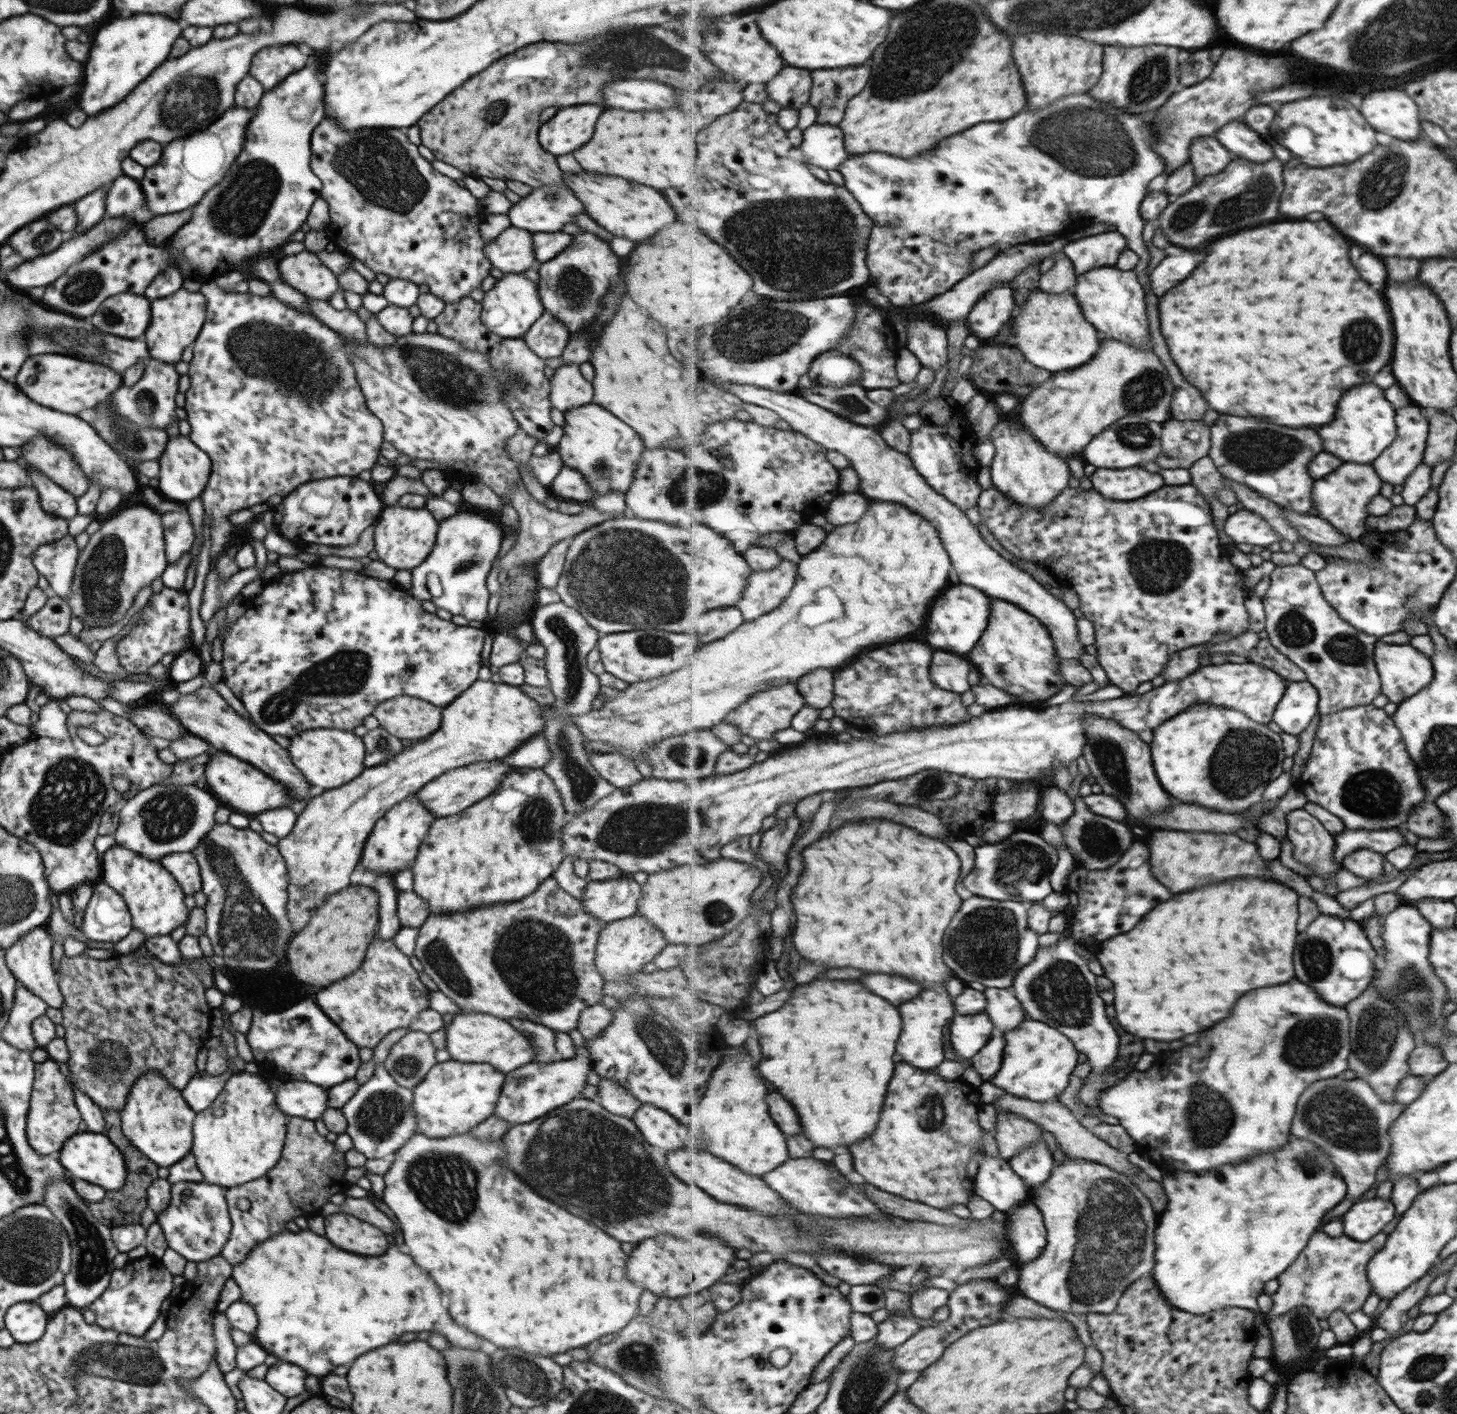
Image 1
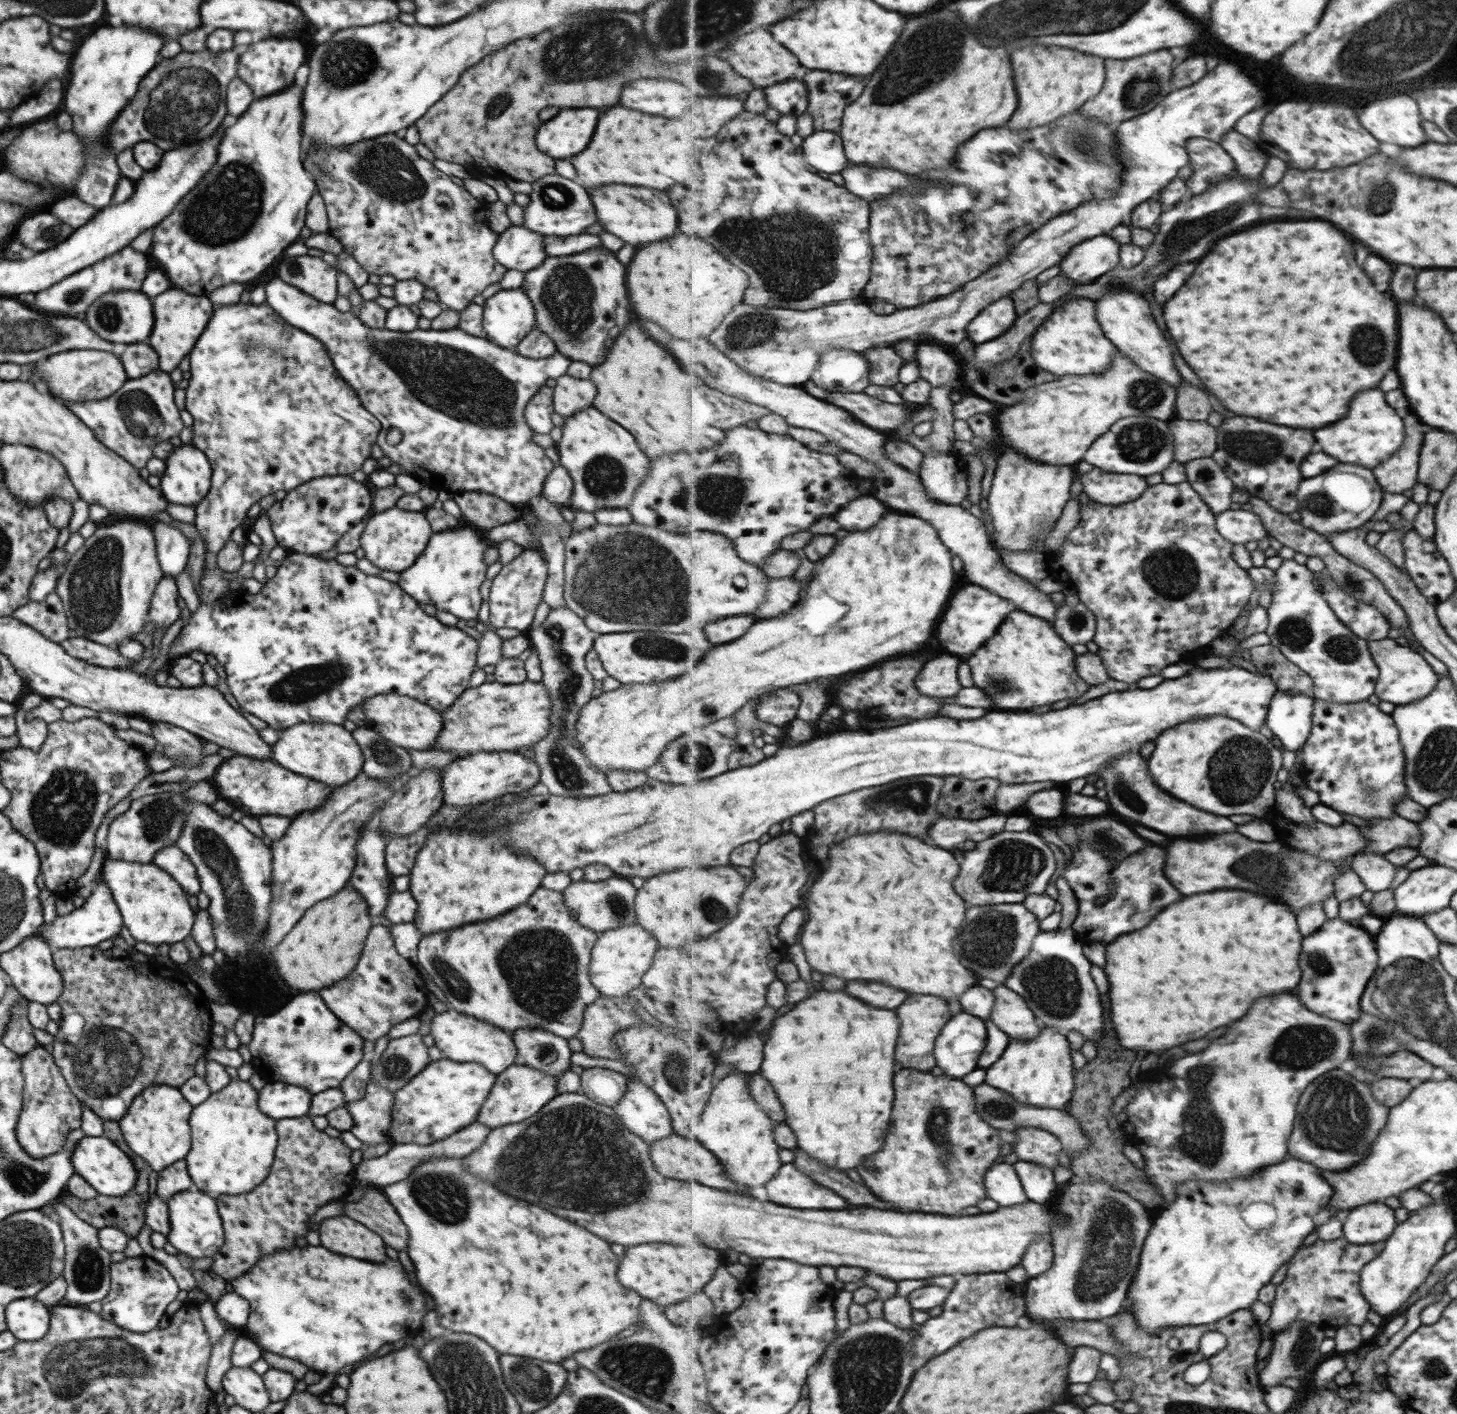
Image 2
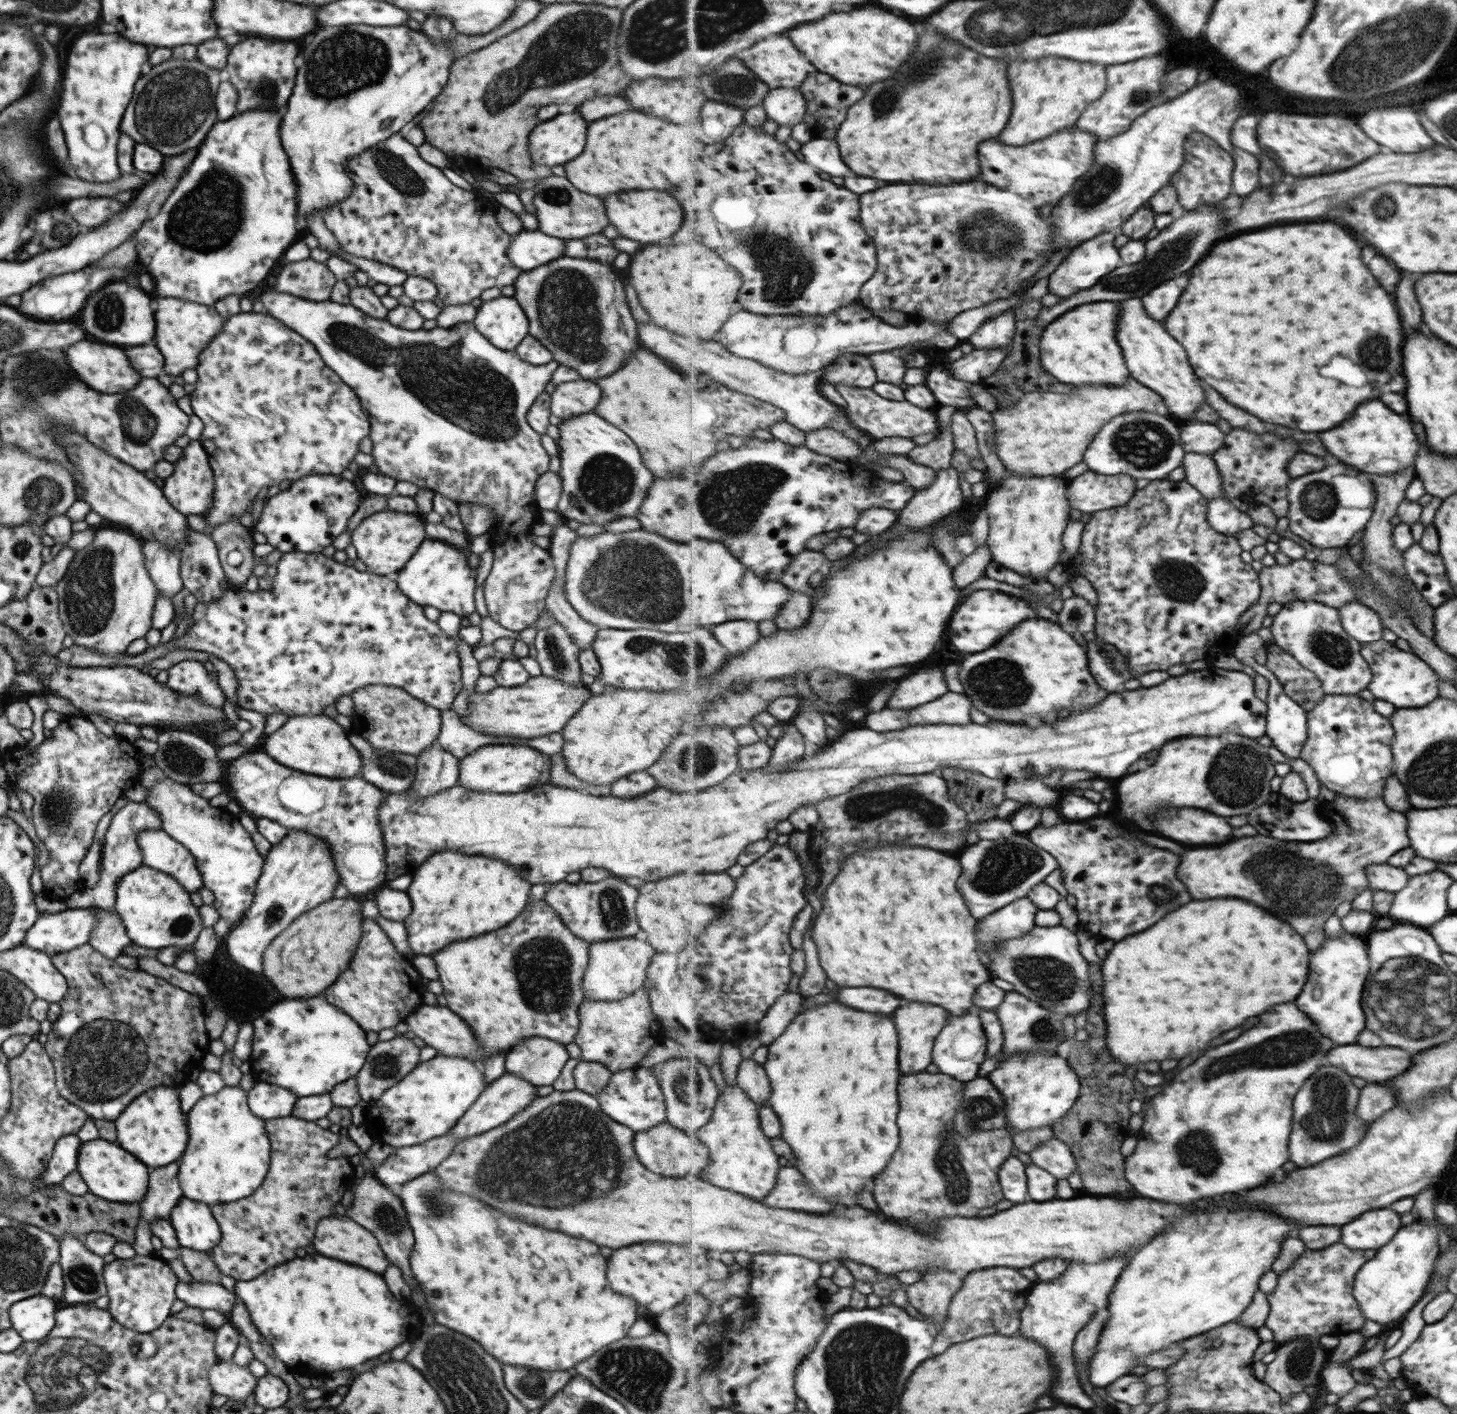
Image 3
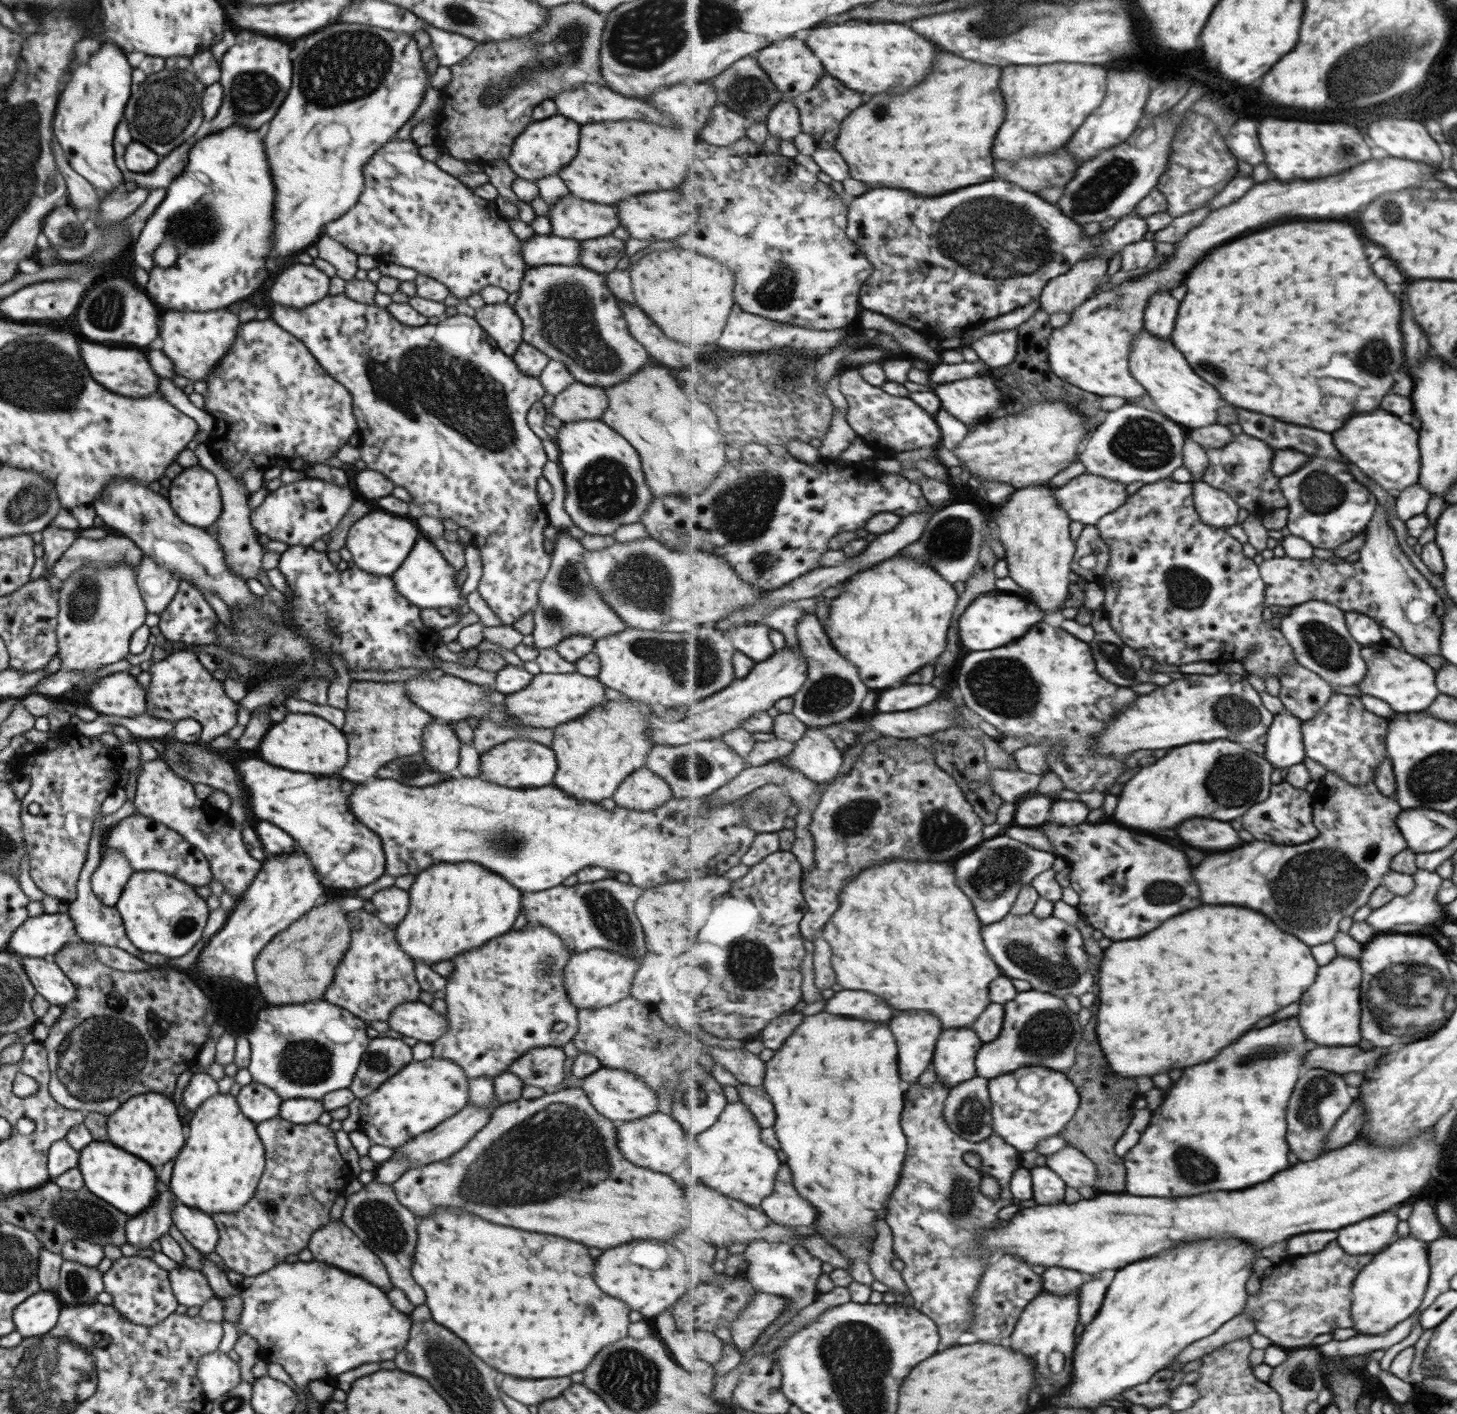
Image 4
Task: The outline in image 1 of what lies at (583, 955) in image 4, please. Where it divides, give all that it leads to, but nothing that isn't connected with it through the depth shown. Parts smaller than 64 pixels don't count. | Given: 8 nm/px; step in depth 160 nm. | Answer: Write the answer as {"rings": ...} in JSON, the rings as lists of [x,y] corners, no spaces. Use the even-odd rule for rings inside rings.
{"rings":[[[631,915],[603,926],[594,948],[594,966],[605,983],[626,982],[629,973],[637,972],[643,964],[652,962],[667,943],[663,933],[641,915]]]}

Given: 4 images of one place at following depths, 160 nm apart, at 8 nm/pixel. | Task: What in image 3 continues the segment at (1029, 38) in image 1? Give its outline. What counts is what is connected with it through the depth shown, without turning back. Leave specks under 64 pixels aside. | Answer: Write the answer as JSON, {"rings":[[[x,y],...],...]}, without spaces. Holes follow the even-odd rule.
{"rings":[[[1047,56],[1043,60],[1013,60],[1009,66],[1015,92],[1015,116],[1001,140],[1005,144],[1031,144],[1053,132],[1075,127],[1083,111],[1106,94],[1107,72],[1103,64],[1089,64]]]}

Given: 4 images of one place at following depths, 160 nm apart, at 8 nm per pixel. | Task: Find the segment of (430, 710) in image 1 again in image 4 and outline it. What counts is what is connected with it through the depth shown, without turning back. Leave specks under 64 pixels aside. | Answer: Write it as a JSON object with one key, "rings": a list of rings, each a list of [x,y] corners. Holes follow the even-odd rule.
{"rings":[[[352,681],[347,690],[346,707],[343,710],[345,721],[341,727],[341,732],[347,738],[349,756],[339,776],[351,782],[363,782],[386,762],[419,753],[422,732],[434,720],[417,707],[405,694],[401,682]]]}

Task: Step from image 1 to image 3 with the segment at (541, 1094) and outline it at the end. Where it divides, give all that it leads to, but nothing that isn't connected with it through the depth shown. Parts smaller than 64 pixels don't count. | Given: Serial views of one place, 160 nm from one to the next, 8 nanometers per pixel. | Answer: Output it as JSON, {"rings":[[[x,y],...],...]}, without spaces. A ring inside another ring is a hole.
{"rings":[[[505,1072],[493,1082],[486,1084],[481,1094],[475,1099],[475,1104],[471,1104],[469,1110],[449,1129],[449,1133],[443,1134],[443,1136],[451,1136],[456,1143],[459,1143],[465,1138],[487,1132],[487,1130],[507,1122],[512,1116],[518,1114],[520,1110],[529,1106],[537,1096],[535,1091],[536,1086],[533,1083]]]}

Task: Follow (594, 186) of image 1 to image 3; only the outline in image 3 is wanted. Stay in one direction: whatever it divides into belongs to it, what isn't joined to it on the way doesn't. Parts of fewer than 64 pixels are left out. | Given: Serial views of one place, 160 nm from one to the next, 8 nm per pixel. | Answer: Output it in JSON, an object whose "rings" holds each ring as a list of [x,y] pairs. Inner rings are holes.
{"rings":[[[633,190],[633,192],[619,192],[603,198],[605,214],[609,224],[617,230],[619,236],[625,236],[629,240],[647,244],[647,242],[657,242],[661,238],[669,238],[681,224],[681,208],[679,204],[667,196],[665,192],[655,192],[655,190]]]}

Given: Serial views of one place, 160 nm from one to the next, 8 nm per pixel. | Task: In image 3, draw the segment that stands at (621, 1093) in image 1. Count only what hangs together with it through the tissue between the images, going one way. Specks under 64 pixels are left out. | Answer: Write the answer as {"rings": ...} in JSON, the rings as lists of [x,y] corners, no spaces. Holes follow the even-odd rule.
{"rings":[[[580,1060],[572,1067],[575,1089],[586,1092],[593,1097],[606,1088],[612,1072],[601,1063]]]}

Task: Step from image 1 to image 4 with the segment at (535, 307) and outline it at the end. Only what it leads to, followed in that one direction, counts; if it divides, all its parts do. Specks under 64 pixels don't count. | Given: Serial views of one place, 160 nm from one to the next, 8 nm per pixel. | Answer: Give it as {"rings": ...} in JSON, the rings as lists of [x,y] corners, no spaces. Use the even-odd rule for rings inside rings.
{"rings":[[[487,304],[475,309],[473,319],[496,342],[496,347],[505,356],[511,356],[522,341],[522,322],[516,316],[512,306]]]}

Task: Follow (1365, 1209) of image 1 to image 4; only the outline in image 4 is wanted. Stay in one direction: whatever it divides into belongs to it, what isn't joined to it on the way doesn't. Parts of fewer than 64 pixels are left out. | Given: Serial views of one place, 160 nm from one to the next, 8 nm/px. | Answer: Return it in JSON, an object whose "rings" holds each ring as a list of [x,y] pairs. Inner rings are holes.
{"rings":[[[1381,1212],[1363,1220],[1363,1224],[1353,1224],[1351,1228],[1339,1230],[1339,1244],[1351,1254],[1377,1254],[1389,1242],[1393,1242],[1397,1218],[1395,1214]]]}

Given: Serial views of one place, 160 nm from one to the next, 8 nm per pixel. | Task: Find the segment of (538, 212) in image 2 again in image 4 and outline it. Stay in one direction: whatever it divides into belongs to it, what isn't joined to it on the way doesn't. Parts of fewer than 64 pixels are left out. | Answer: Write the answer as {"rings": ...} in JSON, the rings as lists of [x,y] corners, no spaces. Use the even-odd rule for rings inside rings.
{"rings":[[[571,194],[559,198],[549,206],[551,235],[573,240],[589,240],[597,236],[607,236],[617,228],[615,210],[605,204],[593,204],[579,200]]]}

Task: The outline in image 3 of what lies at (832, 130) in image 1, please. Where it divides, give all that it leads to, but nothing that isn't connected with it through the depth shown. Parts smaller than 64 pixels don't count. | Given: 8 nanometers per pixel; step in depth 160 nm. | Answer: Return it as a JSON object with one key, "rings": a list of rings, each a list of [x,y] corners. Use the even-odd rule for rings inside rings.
{"rings":[[[811,139],[801,146],[800,156],[819,171],[830,175],[830,177],[841,176],[845,179],[849,178],[851,174],[855,174],[843,162],[841,152],[839,152],[839,144],[835,142],[835,139]]]}

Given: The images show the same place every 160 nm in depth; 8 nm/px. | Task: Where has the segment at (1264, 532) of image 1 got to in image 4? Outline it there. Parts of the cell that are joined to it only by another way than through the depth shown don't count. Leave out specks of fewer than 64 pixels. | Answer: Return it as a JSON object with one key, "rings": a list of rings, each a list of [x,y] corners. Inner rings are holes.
{"rings":[[[1204,480],[1194,483],[1194,501],[1205,524],[1229,528],[1239,523],[1239,503],[1223,489],[1213,488]]]}

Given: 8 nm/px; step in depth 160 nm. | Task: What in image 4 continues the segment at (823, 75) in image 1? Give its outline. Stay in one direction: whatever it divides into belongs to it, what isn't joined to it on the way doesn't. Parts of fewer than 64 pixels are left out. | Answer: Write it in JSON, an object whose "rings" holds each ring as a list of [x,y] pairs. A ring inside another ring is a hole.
{"rings":[[[825,76],[823,80],[819,80],[819,84],[810,91],[803,91],[801,94],[788,96],[788,98],[793,98],[793,102],[800,108],[802,130],[813,136],[819,147],[826,149],[835,148],[843,120],[863,104],[863,96],[859,92],[845,88],[841,80],[831,76]]]}

